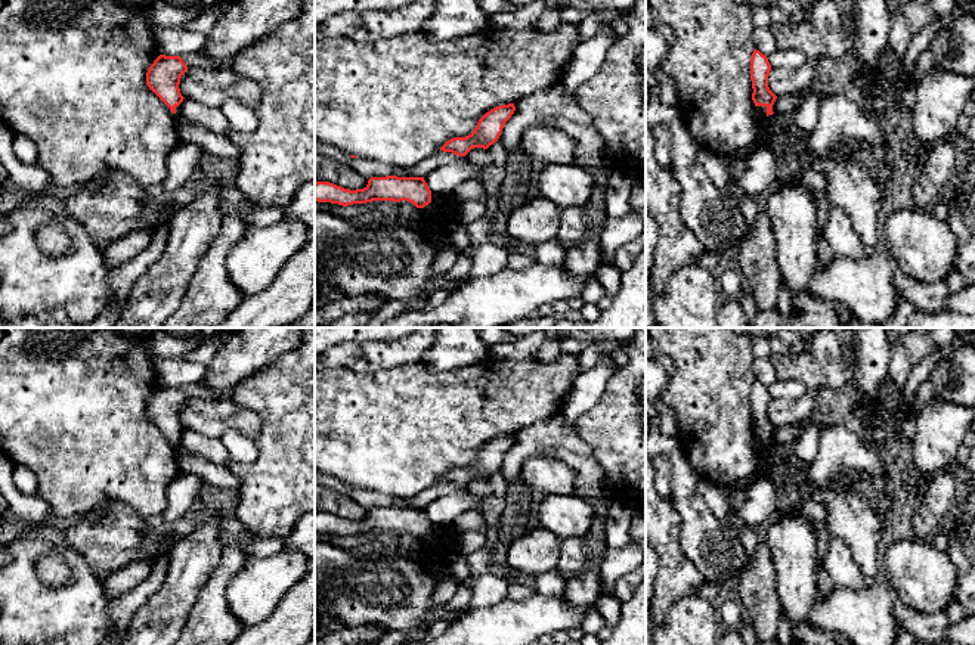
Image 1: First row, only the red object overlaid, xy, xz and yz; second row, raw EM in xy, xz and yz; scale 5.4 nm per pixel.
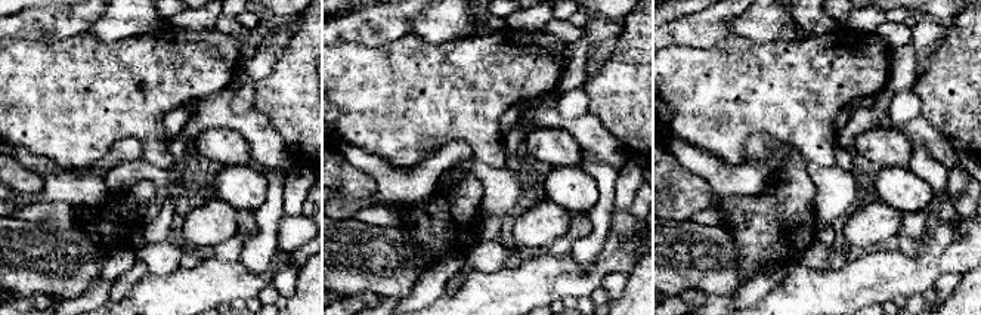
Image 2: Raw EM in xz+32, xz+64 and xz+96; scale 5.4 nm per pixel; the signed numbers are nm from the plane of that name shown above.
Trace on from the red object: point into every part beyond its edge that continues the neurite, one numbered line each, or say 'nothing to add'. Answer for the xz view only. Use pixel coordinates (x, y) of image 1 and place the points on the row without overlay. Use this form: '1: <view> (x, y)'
nothing to add

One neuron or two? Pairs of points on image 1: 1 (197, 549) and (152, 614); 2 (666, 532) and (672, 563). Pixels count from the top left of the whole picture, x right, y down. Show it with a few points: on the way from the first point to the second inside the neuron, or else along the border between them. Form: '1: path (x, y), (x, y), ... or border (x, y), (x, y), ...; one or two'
1: path (191, 566), (182, 585), (169, 598); one
2: path (666, 539), (669, 555); one

